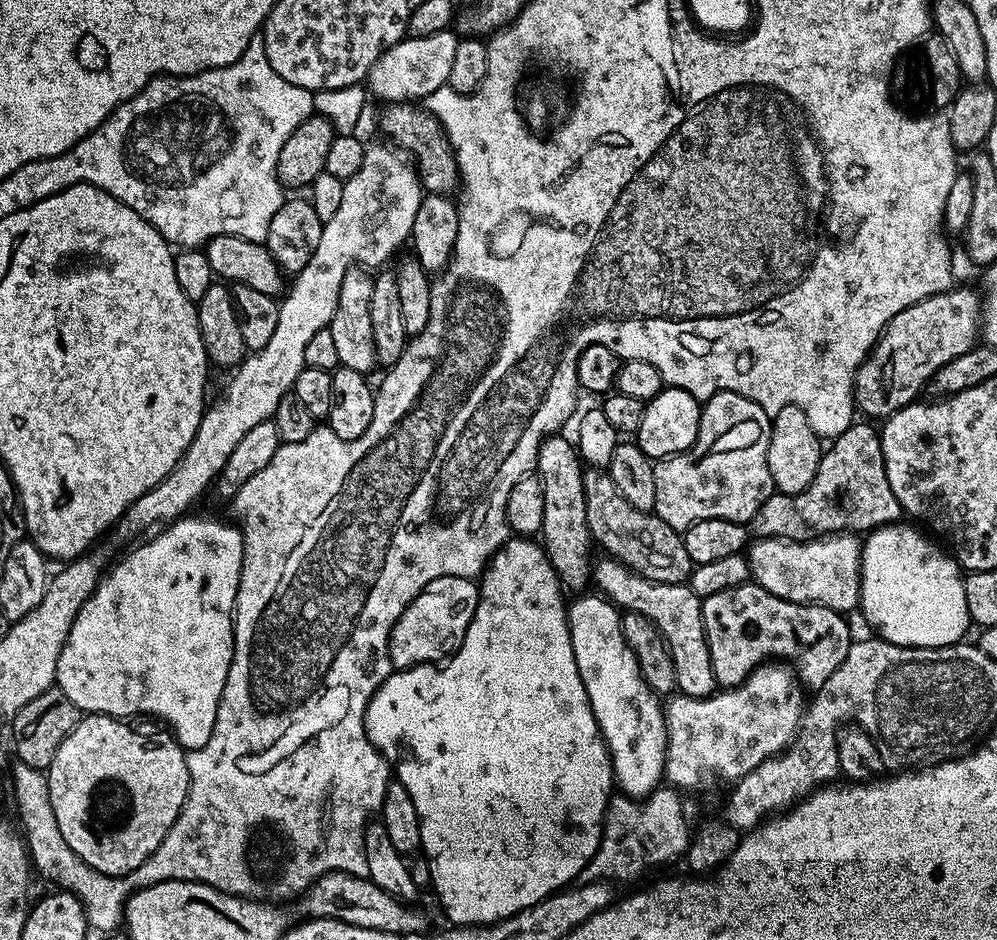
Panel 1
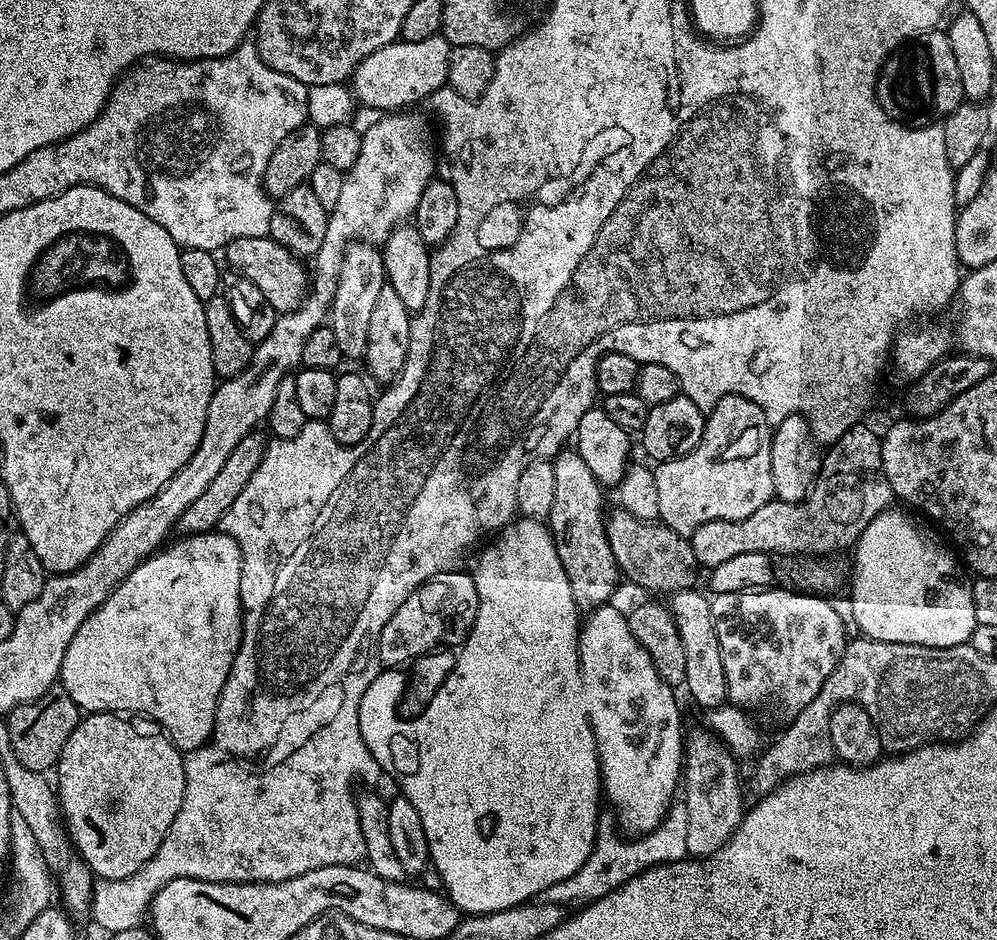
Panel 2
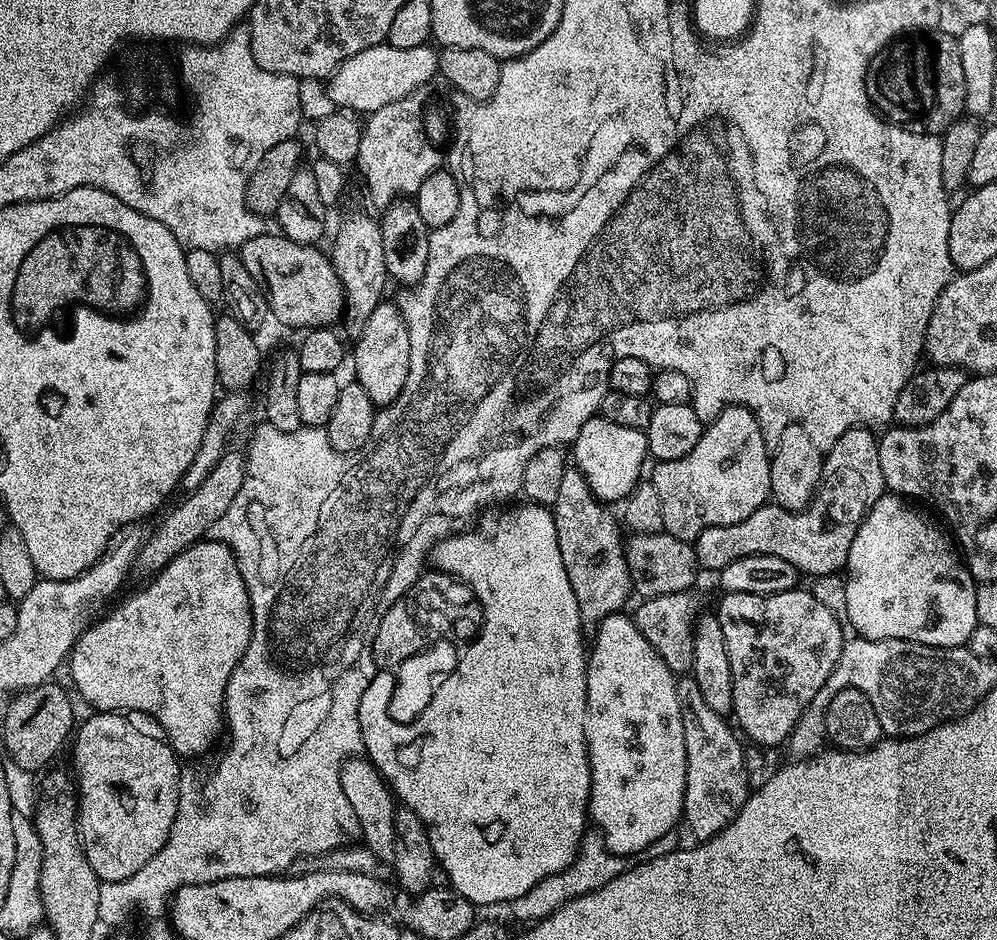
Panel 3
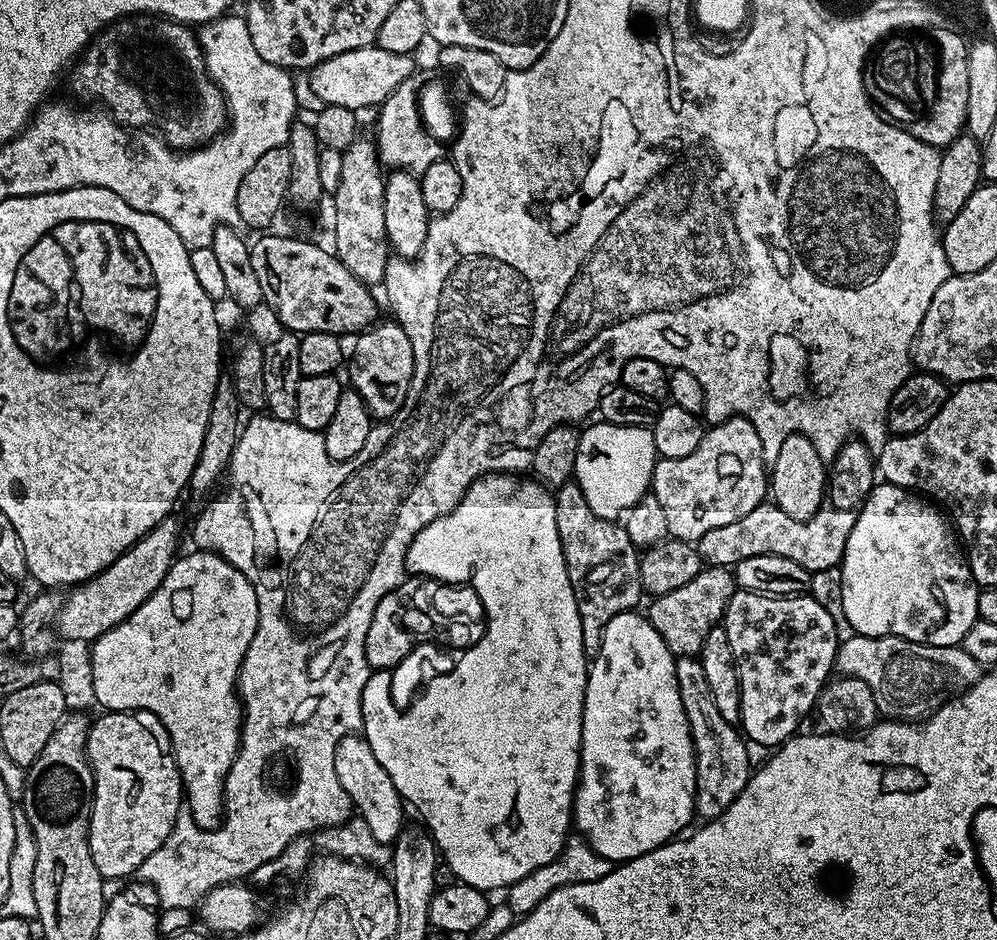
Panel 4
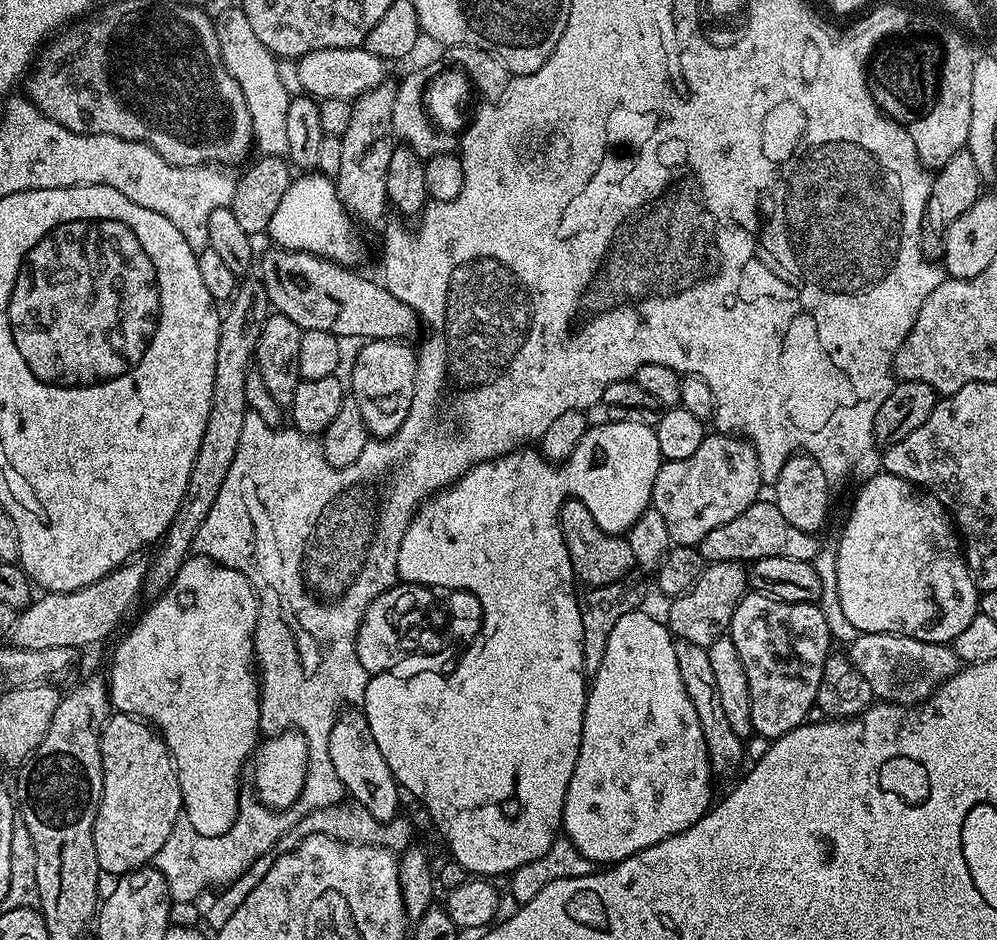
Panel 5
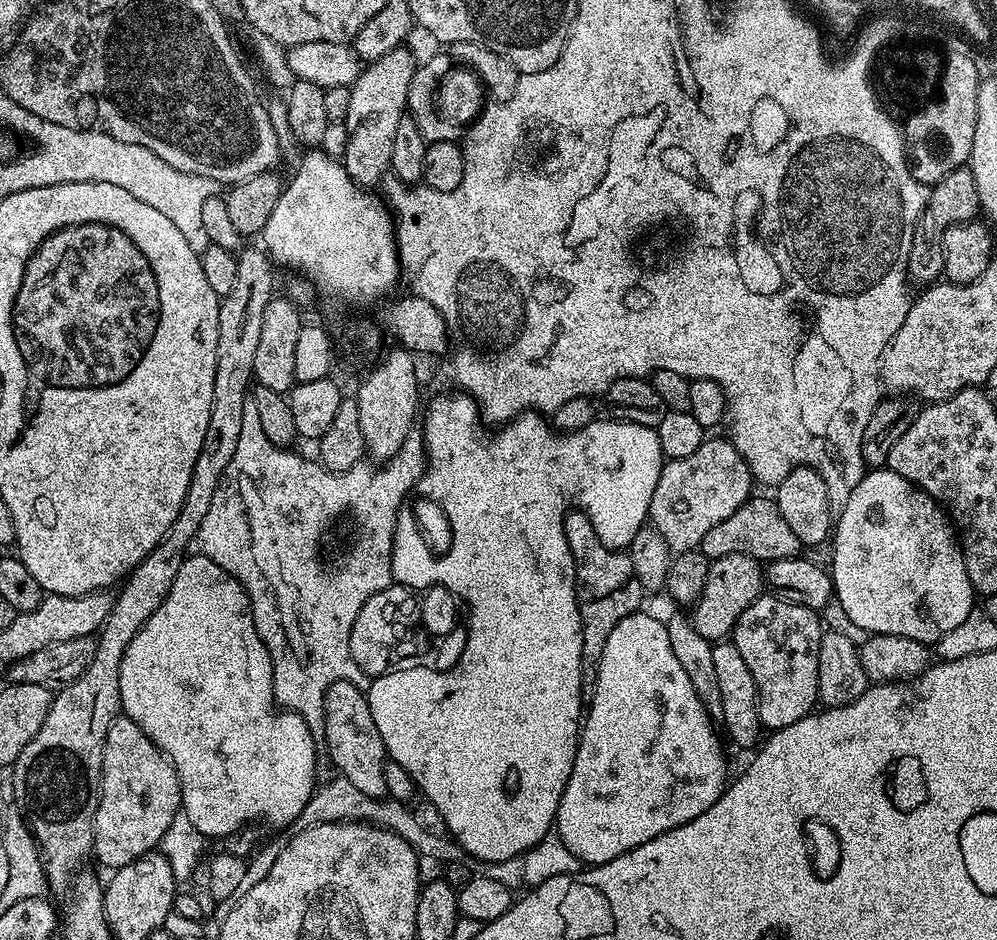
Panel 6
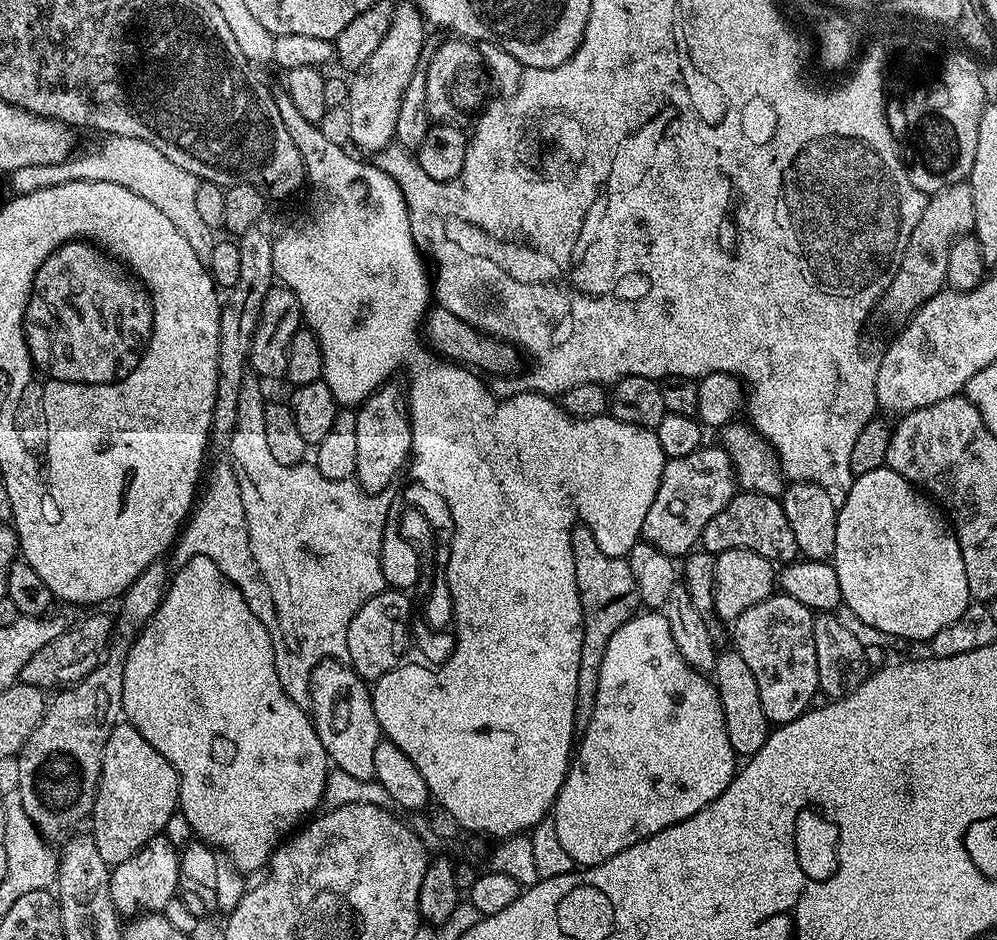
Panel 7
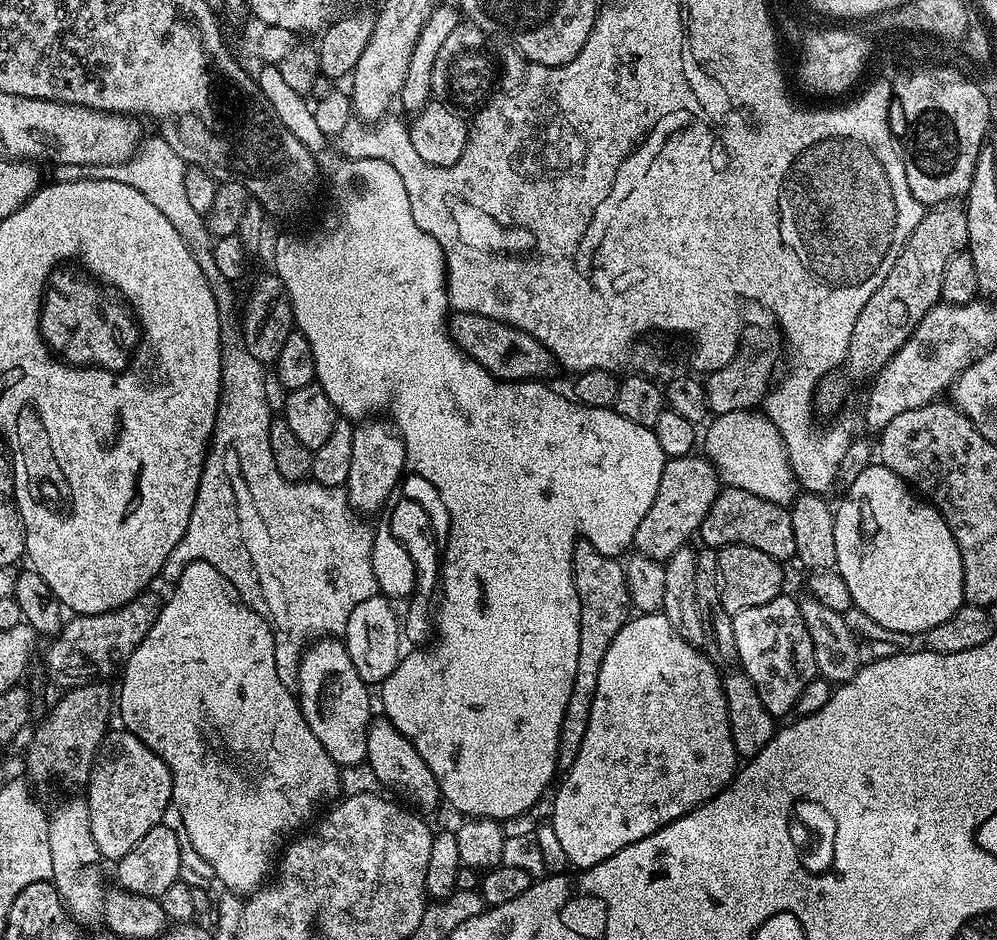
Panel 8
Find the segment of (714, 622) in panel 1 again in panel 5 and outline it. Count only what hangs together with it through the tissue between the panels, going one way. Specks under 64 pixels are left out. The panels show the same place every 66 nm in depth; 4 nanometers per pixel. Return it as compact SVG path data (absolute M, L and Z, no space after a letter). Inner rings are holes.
M749 591L734 610L730 635L734 650L738 650L738 658L742 658L742 670L746 670L746 682L750 686L752 731L757 737L765 736L765 741L777 740L782 734L805 723L809 719L808 711L816 708L823 667L832 648L832 632L828 629L828 620L820 607L819 603L782 602L765 593Z

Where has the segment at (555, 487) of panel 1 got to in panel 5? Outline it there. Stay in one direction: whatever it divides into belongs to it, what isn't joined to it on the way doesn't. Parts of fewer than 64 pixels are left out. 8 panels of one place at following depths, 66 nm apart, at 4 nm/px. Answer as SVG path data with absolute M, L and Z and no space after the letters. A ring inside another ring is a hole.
M571 498L564 501L560 507L560 529L562 538L566 542L566 550L570 554L572 574L582 614L582 666L585 673L595 674L598 666L602 666L602 654L606 654L606 642L610 642L610 630L614 630L618 618L622 614L630 614L641 607L640 604L640 576L641 569L636 567L634 550L630 550L627 539L623 535L613 534L602 530L598 522L594 522L594 514L582 506L580 500Z

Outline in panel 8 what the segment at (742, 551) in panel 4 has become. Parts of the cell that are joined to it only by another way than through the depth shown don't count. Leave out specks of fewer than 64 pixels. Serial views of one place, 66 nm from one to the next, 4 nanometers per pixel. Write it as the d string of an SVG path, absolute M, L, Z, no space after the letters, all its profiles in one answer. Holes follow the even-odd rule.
M721 487L702 522L699 535L704 536L703 543L708 546L745 544L781 562L787 562L788 559L791 561L796 554L791 511L744 489Z

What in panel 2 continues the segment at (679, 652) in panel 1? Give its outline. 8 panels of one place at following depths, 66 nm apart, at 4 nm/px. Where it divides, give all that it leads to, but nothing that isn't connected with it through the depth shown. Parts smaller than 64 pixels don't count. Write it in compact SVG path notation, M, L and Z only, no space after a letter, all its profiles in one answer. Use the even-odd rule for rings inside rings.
M696 588L671 593L670 611L678 634L682 638L682 650L686 650L686 678L683 687L688 688L692 700L703 710L722 708L729 703L726 690L726 670L722 670L722 650L718 650L718 634L714 634L712 601Z

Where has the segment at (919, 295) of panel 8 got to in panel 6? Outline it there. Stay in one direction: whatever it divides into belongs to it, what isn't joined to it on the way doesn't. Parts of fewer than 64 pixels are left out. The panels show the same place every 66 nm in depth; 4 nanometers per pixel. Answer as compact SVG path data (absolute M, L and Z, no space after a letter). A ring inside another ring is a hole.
M965 166L946 174L937 184L931 185L928 201L920 221L912 235L912 245L908 255L908 275L920 286L928 286L939 281L944 274L944 235L948 228L977 219L980 212L978 190L974 187L974 174Z

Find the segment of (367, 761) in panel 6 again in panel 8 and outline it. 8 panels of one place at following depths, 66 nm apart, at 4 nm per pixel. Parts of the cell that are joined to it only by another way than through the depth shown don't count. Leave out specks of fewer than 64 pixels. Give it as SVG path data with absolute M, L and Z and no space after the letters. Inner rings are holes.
M321 638L313 640L305 648L298 666L296 688L306 726L314 730L314 738L322 742L332 761L343 767L364 764L367 758L368 729L374 720L374 700L368 697L369 685L358 678L358 670L354 670L354 662L350 662L350 654L343 639Z

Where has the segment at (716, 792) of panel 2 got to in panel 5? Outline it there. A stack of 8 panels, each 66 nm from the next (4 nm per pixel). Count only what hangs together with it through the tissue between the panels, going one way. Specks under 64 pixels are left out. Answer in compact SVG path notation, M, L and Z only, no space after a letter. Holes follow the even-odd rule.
M677 639L676 653L678 674L682 674L682 686L686 686L686 694L690 694L690 702L694 702L694 711L698 714L698 722L702 724L702 738L706 738L712 771L717 777L728 776L744 760L745 741L734 734L734 729L722 710L722 701L718 698L718 682L714 679L714 666L710 666L708 649Z

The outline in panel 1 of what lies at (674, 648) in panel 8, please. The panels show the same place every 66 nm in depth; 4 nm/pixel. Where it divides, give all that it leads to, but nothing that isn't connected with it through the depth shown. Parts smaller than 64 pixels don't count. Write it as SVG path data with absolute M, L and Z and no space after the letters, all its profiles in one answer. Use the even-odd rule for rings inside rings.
M588 594L577 595L580 597L567 605L574 662L578 662L582 686L586 686L594 718L612 755L615 787L623 795L645 798L661 787L665 779L668 749L665 705L658 693L644 680L638 658L626 642L621 609L603 595L584 595Z

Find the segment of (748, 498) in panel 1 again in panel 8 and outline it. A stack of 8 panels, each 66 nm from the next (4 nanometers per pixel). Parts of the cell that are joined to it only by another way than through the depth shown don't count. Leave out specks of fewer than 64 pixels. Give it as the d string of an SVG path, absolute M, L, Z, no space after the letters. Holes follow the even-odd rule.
M703 455L665 459L662 482L658 482L658 494L654 494L654 506L646 510L646 518L642 518L638 534L634 534L635 551L641 556L661 562L670 559L679 548L685 547L691 541L688 539L692 535L695 537L699 533L721 487L722 481L717 476L715 466Z

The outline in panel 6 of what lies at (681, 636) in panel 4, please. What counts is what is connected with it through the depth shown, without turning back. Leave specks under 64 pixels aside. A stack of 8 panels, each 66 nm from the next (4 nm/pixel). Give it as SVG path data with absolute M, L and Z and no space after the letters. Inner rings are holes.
M726 554L726 558L711 561L702 594L697 598L690 612L694 630L698 630L698 634L702 634L702 638L707 640L723 641L735 628L742 610L753 604L765 588L766 572L761 561L750 558L746 554Z

